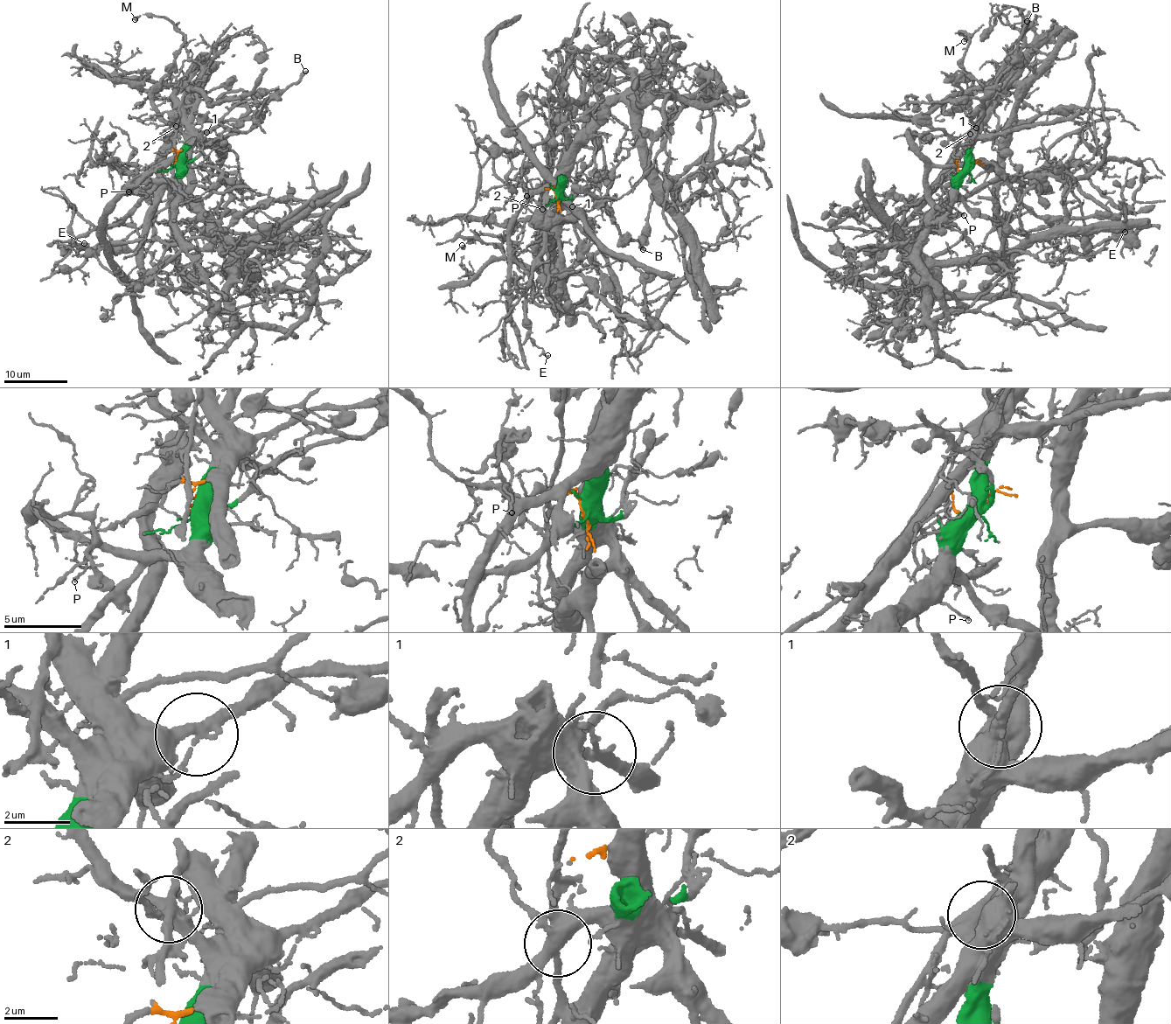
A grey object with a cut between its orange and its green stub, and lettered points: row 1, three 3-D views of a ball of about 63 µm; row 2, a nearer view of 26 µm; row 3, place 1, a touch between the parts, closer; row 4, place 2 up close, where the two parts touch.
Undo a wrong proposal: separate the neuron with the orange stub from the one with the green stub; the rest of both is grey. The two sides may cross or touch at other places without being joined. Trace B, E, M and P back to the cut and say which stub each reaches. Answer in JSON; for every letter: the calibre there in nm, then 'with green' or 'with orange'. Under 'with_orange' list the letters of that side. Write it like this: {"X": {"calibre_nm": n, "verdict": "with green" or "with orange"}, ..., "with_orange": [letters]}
{"B": {"calibre_nm": 280, "verdict": "with orange"}, "E": {"calibre_nm": 130, "verdict": "with green"}, "M": {"calibre_nm": 360, "verdict": "with green"}, "P": {"calibre_nm": 140, "verdict": "with green"}, "with_orange": ["B"]}

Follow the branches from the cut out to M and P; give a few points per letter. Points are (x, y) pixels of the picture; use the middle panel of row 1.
M: (556, 195), (555, 200), (531, 219), (508, 226), (513, 230), (512, 222), (512, 233), (471, 237), (462, 245)
P: (556, 195), (560, 190), (558, 182), (550, 182), (533, 191), (524, 185), (526, 196)

